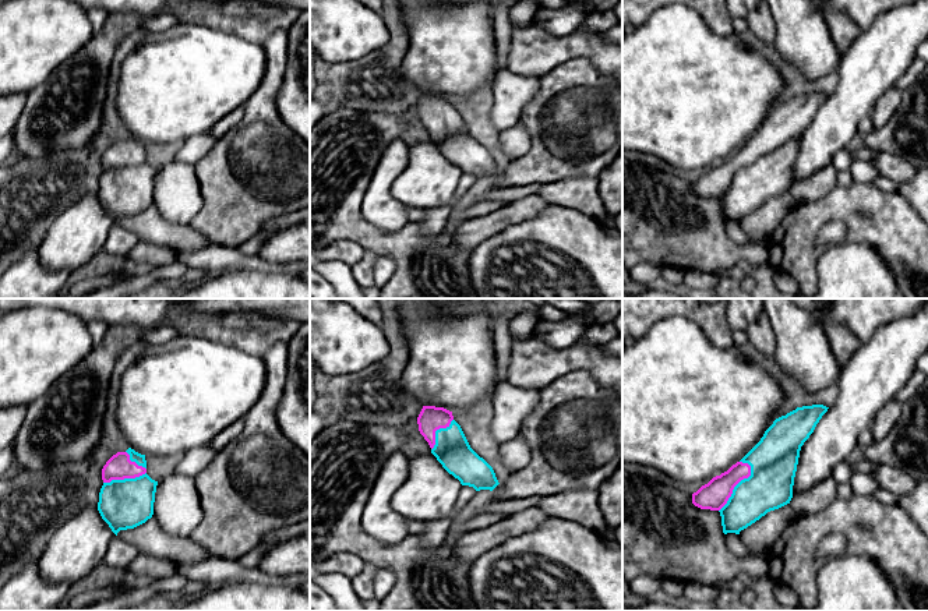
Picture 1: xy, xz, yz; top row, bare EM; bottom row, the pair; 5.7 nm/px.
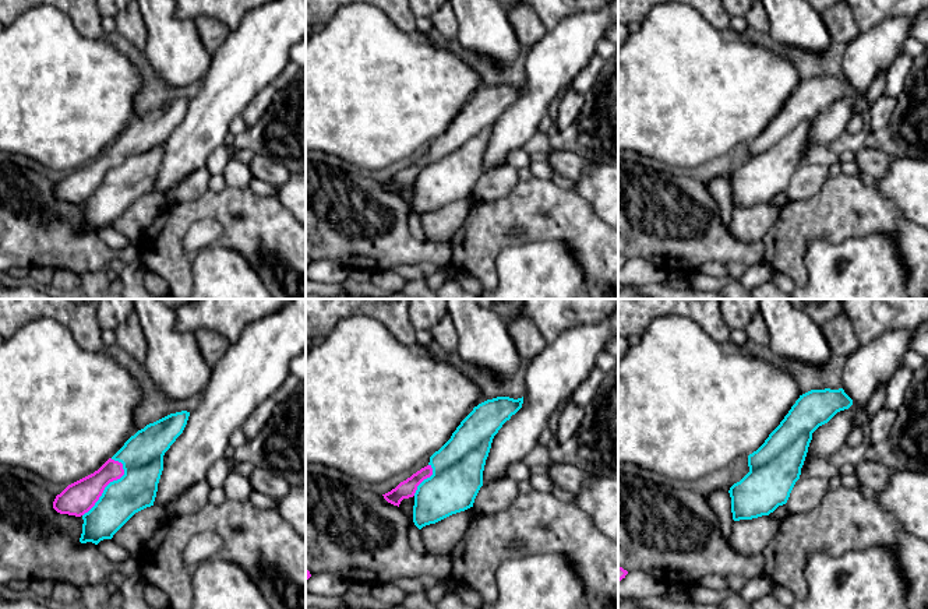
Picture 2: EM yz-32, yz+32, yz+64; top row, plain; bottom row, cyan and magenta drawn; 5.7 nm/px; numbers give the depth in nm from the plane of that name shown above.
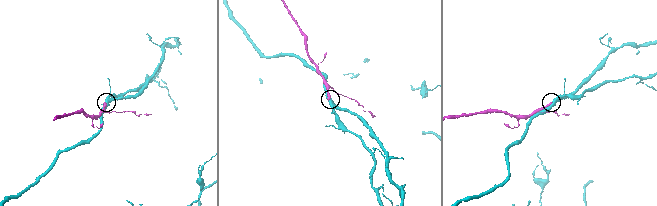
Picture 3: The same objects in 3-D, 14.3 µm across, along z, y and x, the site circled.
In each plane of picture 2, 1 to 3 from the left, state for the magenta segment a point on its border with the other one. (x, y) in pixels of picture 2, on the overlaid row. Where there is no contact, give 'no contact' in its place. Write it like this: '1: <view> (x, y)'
1: yz-32 (106, 486)
2: yz+32 (424, 479)
3: no contact

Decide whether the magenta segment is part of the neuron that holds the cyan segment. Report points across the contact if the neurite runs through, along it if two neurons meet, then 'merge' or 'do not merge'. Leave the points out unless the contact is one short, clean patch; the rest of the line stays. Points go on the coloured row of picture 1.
merge

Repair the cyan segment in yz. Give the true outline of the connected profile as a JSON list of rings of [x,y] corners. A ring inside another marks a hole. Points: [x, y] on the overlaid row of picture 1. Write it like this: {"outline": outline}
{"outline": [[[802,406],[776,418],[740,462],[692,494],[692,504],[719,511],[724,534],[740,534],[768,512],[790,504],[801,446],[828,409]]]}

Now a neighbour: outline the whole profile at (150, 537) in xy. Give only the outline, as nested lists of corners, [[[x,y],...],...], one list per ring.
[[[154,516],[134,529],[120,530],[117,536],[134,545],[140,554],[165,558],[176,564],[195,564],[211,557],[202,545],[190,537],[166,533]]]

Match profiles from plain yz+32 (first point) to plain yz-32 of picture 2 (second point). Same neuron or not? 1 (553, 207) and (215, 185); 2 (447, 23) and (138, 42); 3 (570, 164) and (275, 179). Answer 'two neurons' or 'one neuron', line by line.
1: two neurons
2: one neuron
3: one neuron

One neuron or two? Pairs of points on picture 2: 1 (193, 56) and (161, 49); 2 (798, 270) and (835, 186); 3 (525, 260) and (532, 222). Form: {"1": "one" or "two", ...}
{"1": "one", "2": "one", "3": "two"}

